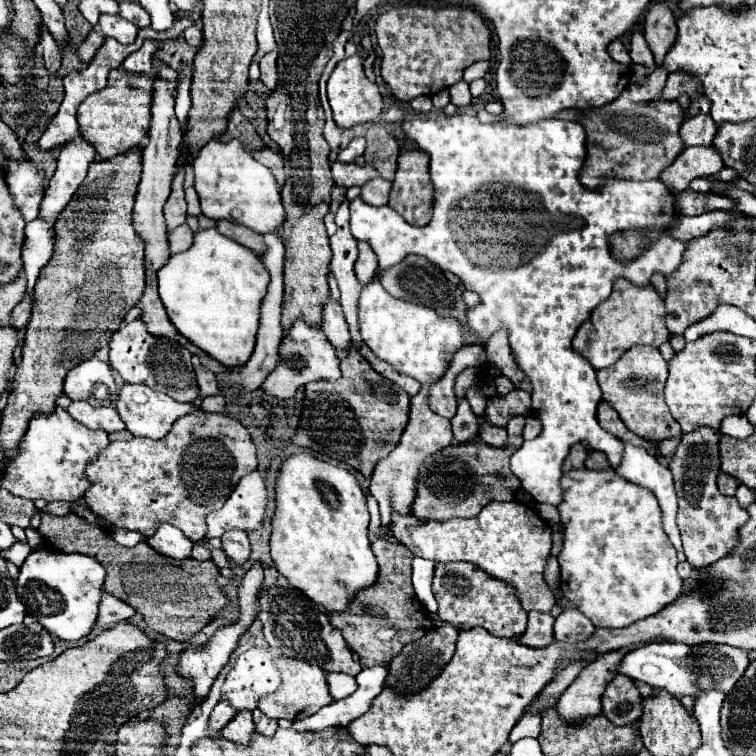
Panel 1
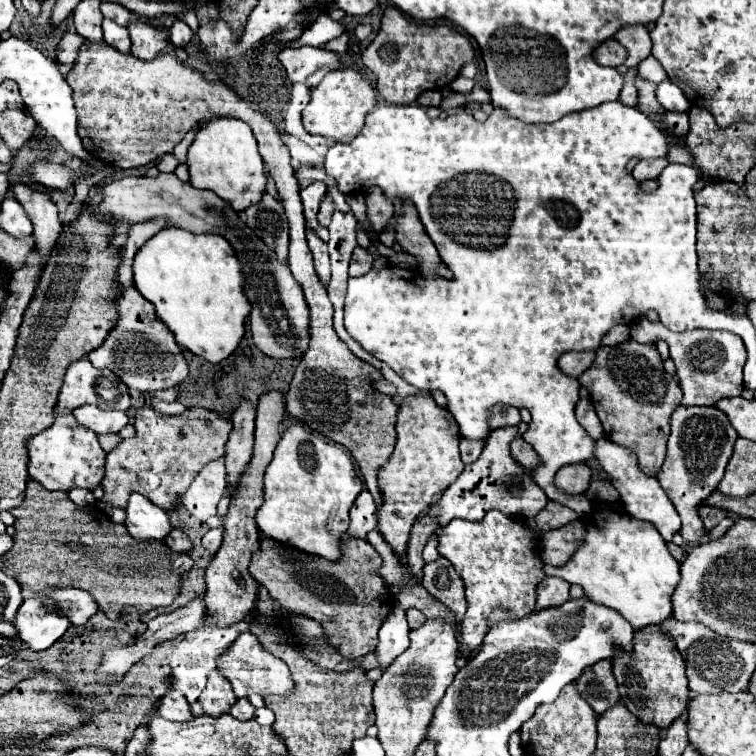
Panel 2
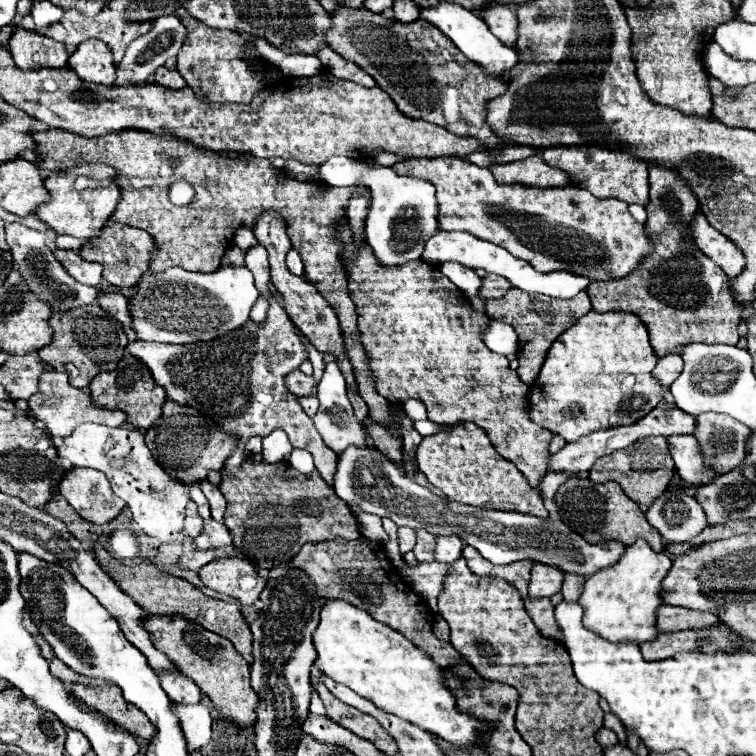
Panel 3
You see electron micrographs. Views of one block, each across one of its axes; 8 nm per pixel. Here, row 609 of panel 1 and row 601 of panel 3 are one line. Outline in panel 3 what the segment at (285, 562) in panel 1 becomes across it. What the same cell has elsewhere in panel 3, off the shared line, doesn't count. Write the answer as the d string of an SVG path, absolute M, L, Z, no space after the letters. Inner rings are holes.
M332 598L322 606L320 624L314 632L314 646L318 652L314 666L320 672L348 688L354 688L354 692L366 696L378 708L402 720L410 720L446 742L474 746L478 744L480 732L492 730L490 724L458 712L454 696L442 684L440 668L422 650L394 628L376 622L368 612L358 610L344 600Z

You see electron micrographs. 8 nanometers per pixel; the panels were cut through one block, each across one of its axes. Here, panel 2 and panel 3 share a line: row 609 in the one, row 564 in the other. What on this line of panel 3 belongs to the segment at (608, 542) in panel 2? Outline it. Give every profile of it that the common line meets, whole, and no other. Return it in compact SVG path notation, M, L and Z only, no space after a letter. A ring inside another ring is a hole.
M636 540L610 568L600 568L586 578L578 604L584 608L584 626L608 642L650 642L656 640L656 610L662 602L662 582L672 566L666 552L654 552L644 540Z

